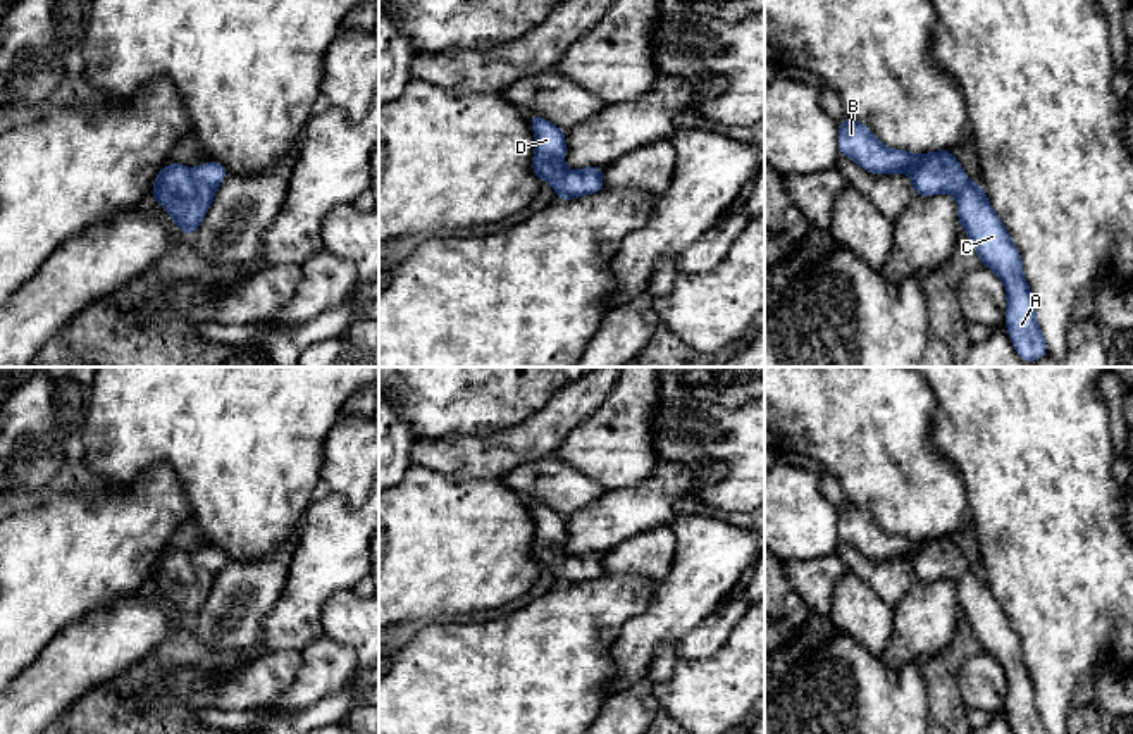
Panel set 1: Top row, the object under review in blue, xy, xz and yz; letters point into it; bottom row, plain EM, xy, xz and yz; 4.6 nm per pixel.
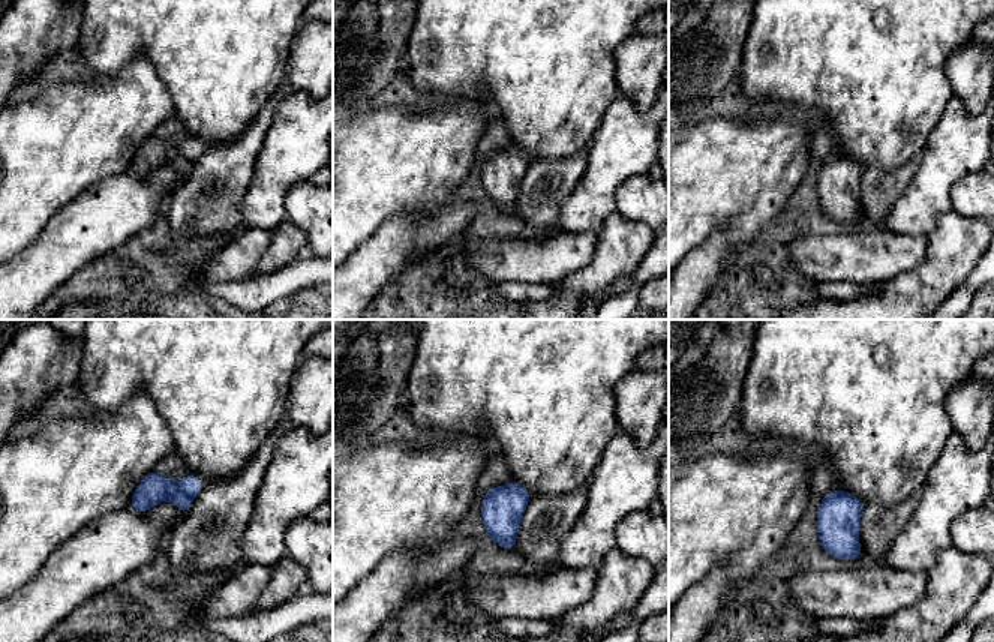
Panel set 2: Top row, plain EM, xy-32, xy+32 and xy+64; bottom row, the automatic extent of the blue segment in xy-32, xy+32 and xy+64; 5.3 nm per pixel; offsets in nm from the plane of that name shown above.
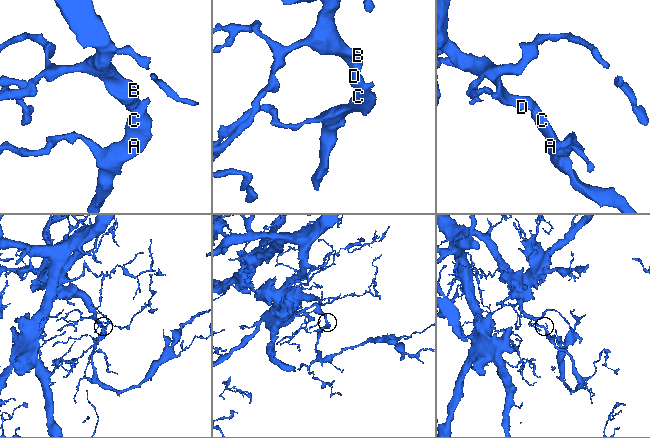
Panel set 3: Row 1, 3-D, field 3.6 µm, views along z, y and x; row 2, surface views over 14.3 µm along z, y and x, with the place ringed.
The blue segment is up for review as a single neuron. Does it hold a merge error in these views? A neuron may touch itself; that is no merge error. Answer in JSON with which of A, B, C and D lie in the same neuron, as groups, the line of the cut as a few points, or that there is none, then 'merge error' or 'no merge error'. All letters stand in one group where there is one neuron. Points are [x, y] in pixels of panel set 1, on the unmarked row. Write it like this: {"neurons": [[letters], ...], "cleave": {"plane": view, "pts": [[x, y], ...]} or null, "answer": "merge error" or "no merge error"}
{"neurons": [["A", "B", "C", "D"]], "cleave": null, "answer": "no merge error"}

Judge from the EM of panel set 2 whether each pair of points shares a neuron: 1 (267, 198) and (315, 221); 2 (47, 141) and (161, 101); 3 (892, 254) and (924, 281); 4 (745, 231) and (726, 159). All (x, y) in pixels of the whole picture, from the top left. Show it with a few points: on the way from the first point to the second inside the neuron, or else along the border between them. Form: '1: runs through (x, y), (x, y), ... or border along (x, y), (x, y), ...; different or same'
1: border along (308, 180), (288, 191), (285, 218); different
2: runs through (75, 134), (92, 128), (132, 104); same
3: border along (928, 239), (925, 257), (916, 266), (879, 284); different
4: runs through (745, 213), (745, 186), (739, 177); same

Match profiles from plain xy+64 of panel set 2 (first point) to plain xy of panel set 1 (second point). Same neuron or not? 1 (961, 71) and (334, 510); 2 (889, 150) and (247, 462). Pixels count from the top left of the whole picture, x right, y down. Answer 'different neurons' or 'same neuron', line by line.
1: different neurons
2: same neuron

